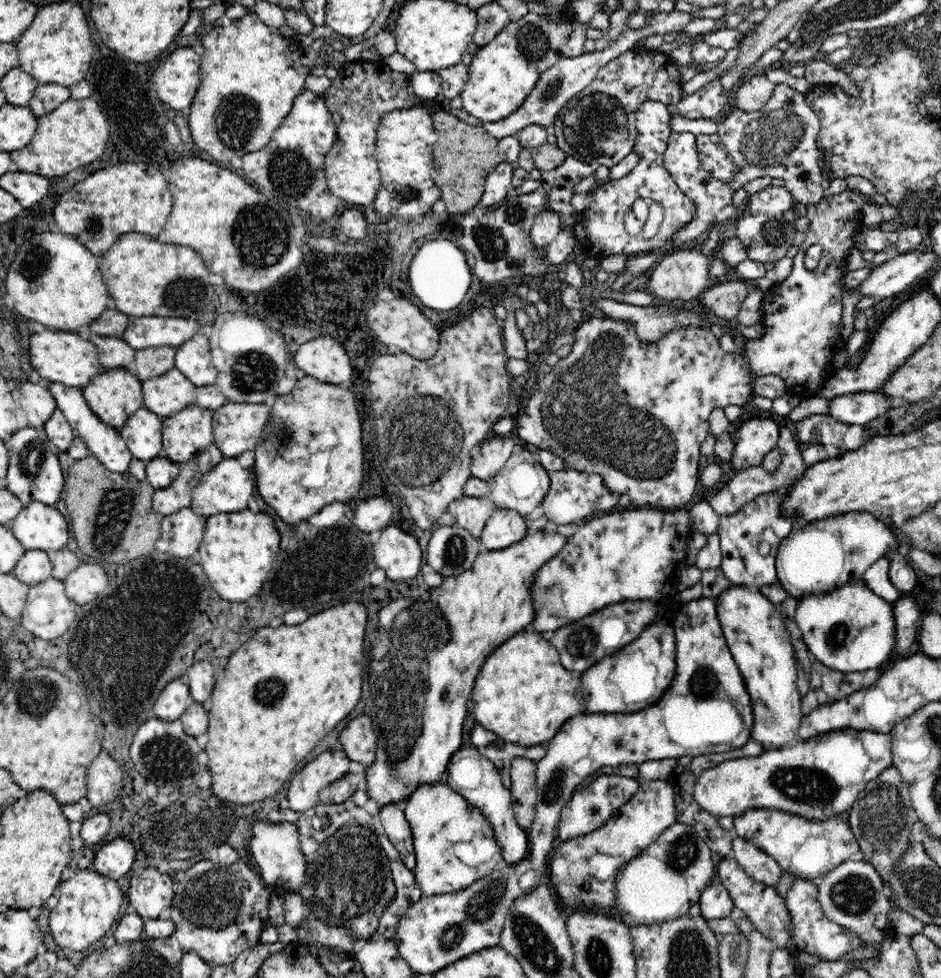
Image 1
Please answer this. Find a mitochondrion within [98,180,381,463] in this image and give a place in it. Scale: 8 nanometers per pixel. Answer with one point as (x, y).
(258, 231)

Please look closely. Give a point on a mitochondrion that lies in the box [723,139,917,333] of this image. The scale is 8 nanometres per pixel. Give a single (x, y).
(773, 234)

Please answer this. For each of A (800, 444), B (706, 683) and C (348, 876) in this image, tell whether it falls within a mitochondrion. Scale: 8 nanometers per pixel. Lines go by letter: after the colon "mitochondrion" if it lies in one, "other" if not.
A: other
B: mitochondrion
C: mitochondrion

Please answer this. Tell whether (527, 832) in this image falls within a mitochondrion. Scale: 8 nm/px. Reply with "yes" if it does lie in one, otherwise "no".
no

